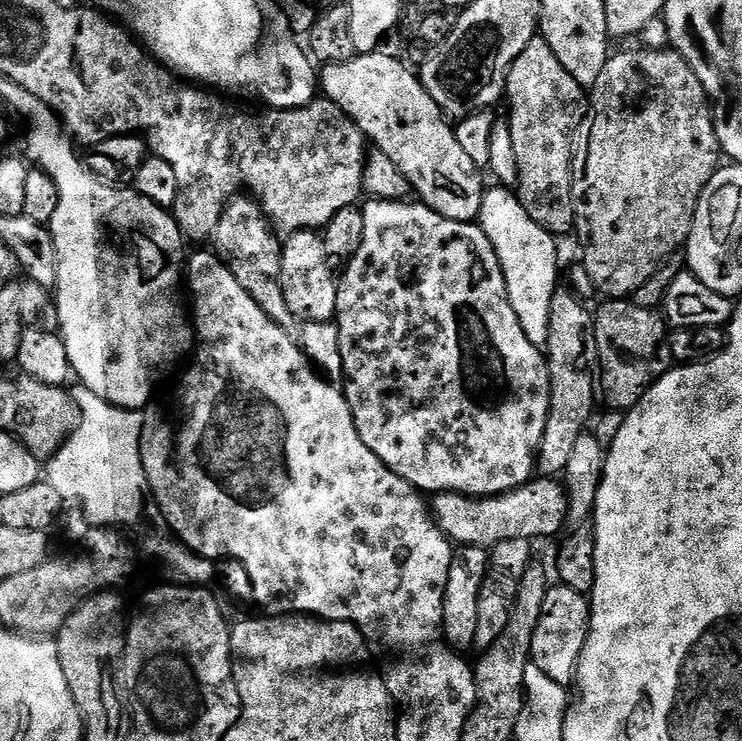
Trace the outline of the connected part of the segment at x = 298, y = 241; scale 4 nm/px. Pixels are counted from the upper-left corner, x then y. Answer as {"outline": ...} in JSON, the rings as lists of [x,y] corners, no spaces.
{"outline":[[[319,231],[293,232],[283,241],[280,249],[282,258],[282,295],[290,314],[300,322],[335,321],[338,306],[338,276],[332,273],[333,265],[326,254],[324,237]]]}

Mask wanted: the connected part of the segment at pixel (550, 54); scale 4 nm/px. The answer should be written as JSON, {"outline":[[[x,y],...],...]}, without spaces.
{"outline":[[[543,38],[530,41],[508,71],[506,119],[514,142],[515,157],[518,158],[518,195],[522,206],[526,206],[526,214],[530,214],[530,218],[534,218],[542,230],[551,232],[557,238],[563,237],[563,232],[571,233],[576,226],[572,197],[572,131],[584,116],[584,96],[585,89],[581,88],[574,74],[570,74],[570,70],[566,70],[566,66],[554,58],[554,50],[550,50]]]}

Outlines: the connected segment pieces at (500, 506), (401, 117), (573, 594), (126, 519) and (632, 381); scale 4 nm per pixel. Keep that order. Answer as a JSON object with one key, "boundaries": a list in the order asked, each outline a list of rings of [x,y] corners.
{"boundaries":[[[[533,478],[521,488],[498,496],[481,498],[464,496],[460,492],[438,492],[431,497],[430,511],[442,534],[453,545],[491,550],[498,542],[506,542],[506,538],[539,542],[543,536],[559,537],[568,521],[568,493],[559,479]]],[[[384,51],[359,53],[337,64],[323,65],[318,76],[323,95],[364,131],[399,172],[406,174],[413,193],[423,203],[451,220],[475,221],[486,191],[481,169],[462,151],[455,127],[430,98],[419,75]]],[[[562,583],[549,587],[546,602],[542,602],[542,618],[538,618],[538,626],[534,626],[530,663],[538,666],[551,681],[571,685],[576,678],[576,667],[580,665],[580,655],[586,646],[591,617],[592,606],[585,593],[570,590],[570,586]]],[[[80,386],[74,399],[78,423],[46,464],[46,482],[69,505],[80,503],[92,526],[136,524],[144,516],[146,481],[140,457],[142,420],[135,411],[116,408]]],[[[608,298],[603,301],[604,305],[599,309],[595,309],[594,315],[596,318],[596,355],[598,357],[598,396],[601,401],[604,400],[612,408],[621,408],[627,410],[634,407],[638,401],[644,397],[644,393],[648,391],[650,385],[655,384],[657,380],[662,379],[666,373],[674,367],[672,358],[672,345],[670,343],[670,328],[666,323],[663,315],[659,311],[652,311],[650,309],[643,309],[633,303],[628,298]]]]}

